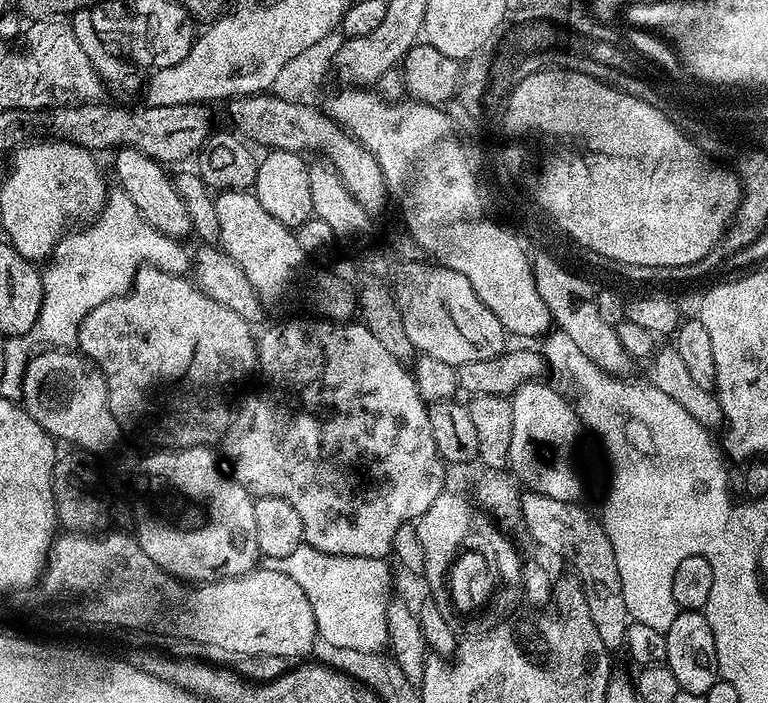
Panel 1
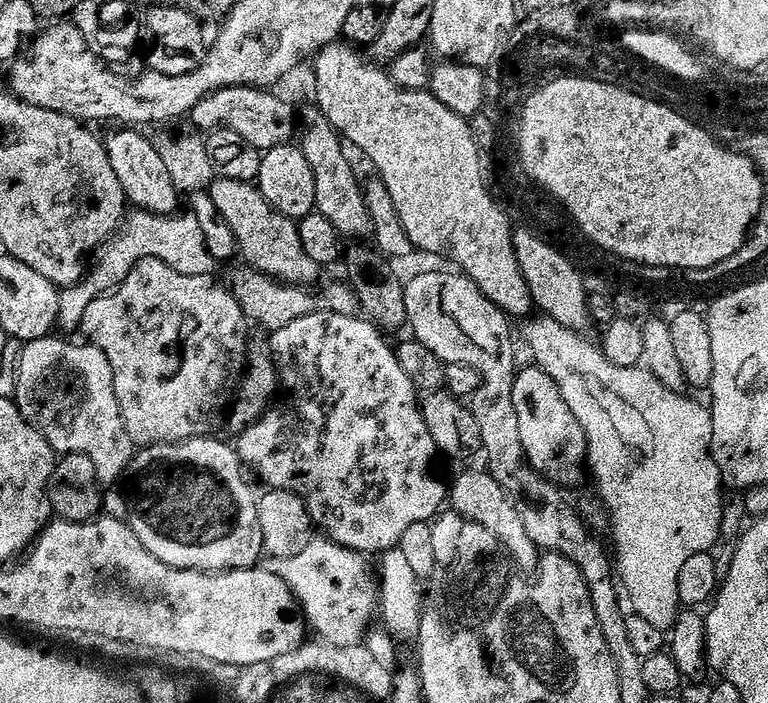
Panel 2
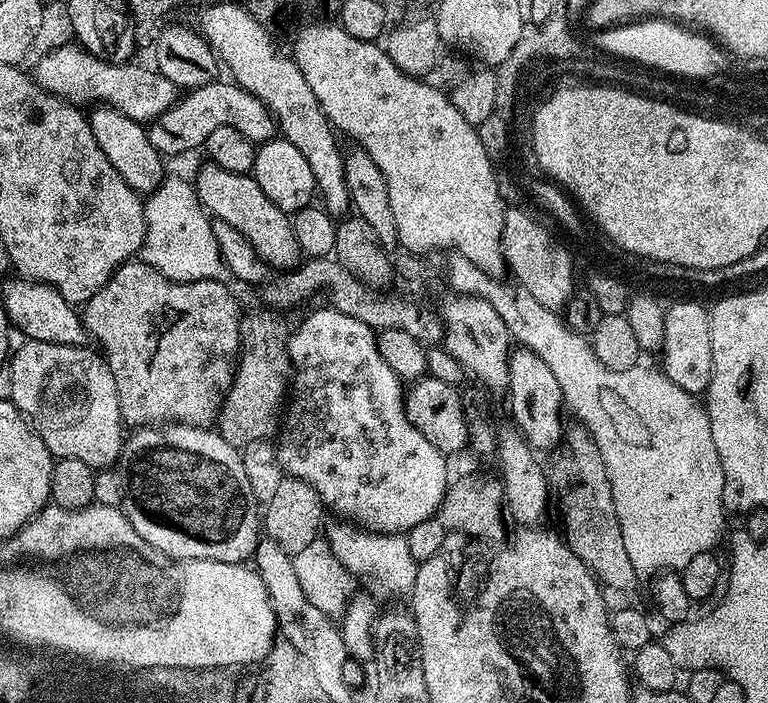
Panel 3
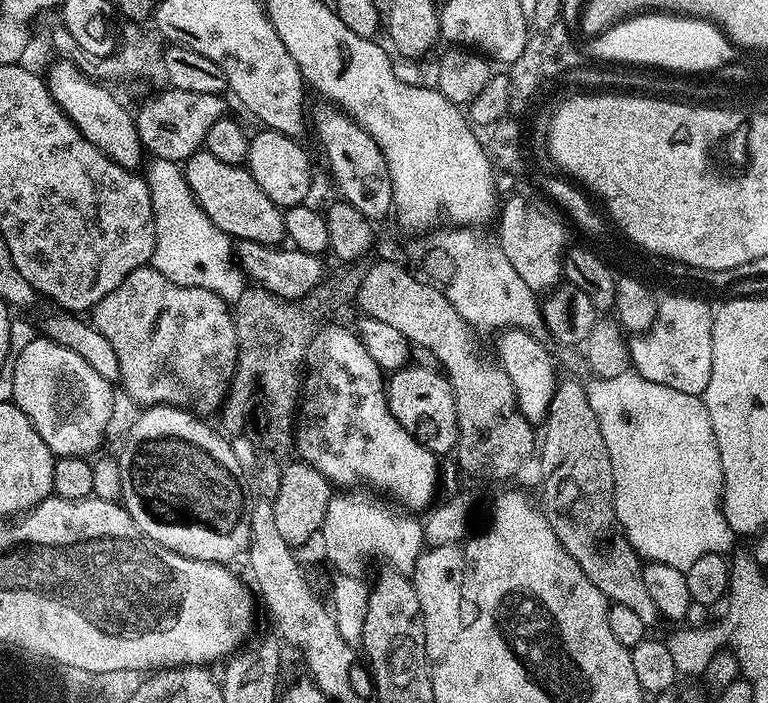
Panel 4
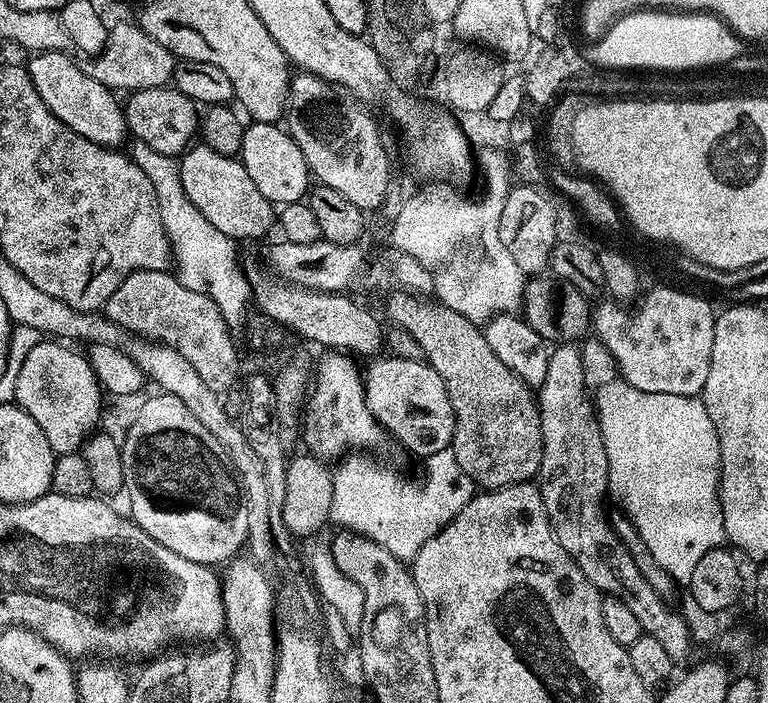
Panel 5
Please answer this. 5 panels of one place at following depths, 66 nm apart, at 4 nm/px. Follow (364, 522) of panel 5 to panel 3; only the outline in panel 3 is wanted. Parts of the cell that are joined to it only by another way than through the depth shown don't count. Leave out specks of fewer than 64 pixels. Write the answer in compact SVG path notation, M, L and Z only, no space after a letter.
M351 522L327 525L326 539L338 562L356 578L368 580L367 591L380 602L392 602L395 596L407 597L414 586L418 561L411 556L404 534L377 534L361 530Z

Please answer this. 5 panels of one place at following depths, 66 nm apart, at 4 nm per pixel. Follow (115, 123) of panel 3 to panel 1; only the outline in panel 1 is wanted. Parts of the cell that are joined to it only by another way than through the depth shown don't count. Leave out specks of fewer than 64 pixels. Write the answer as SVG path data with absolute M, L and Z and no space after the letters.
M121 148L115 156L119 191L125 192L130 202L138 206L138 214L142 214L142 218L162 234L173 238L191 237L194 229L190 214L186 210L186 202L182 202L173 177L164 173L167 172L165 165L133 148Z

